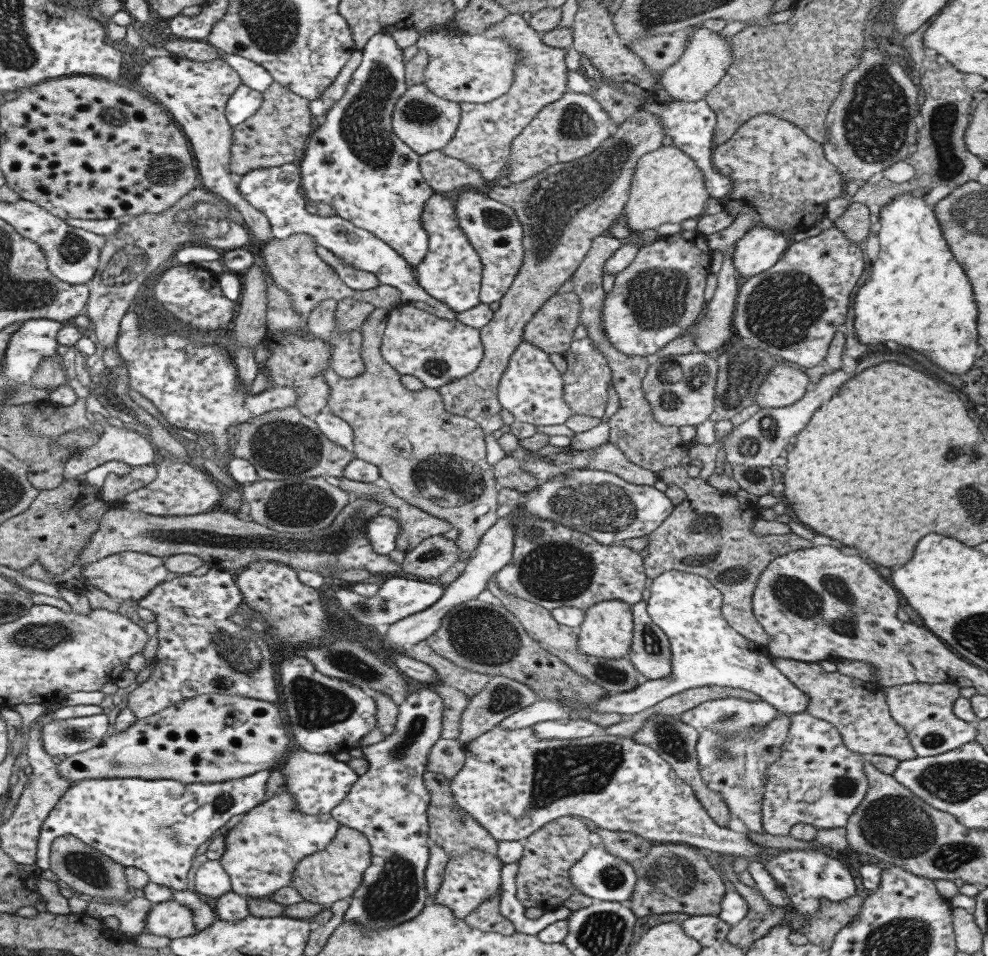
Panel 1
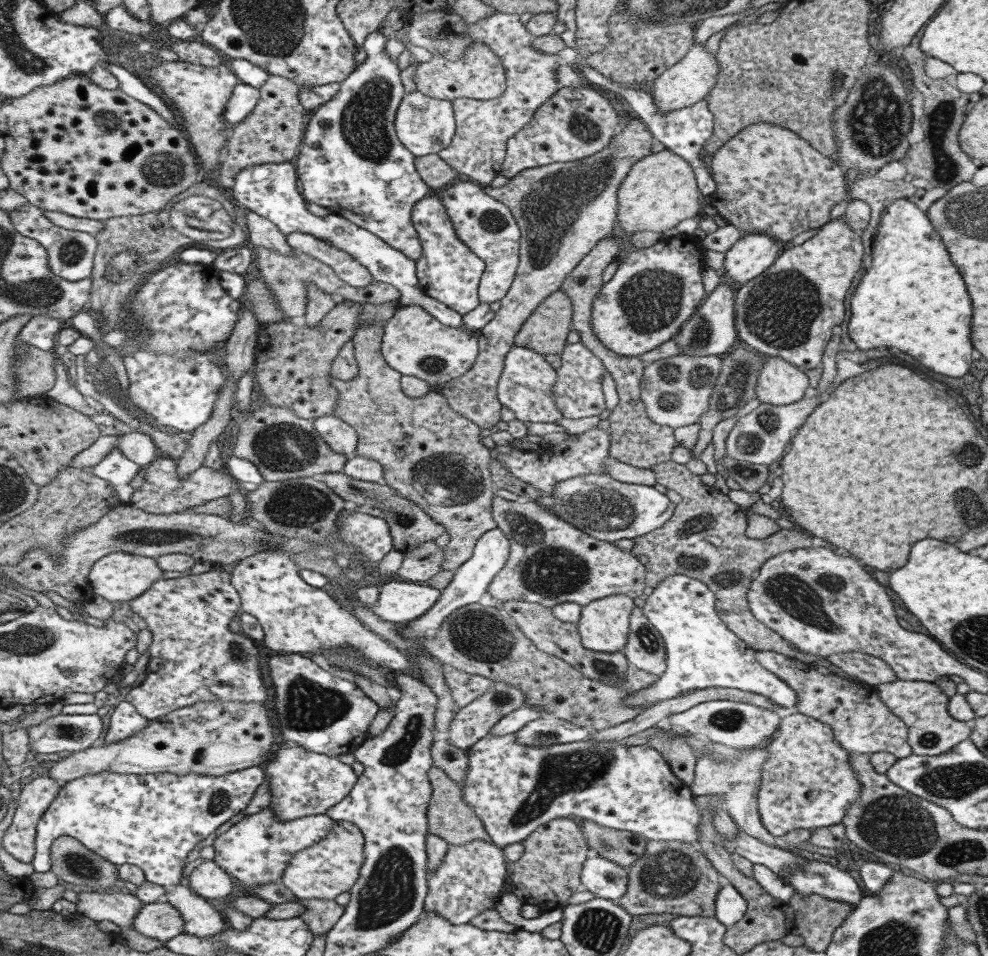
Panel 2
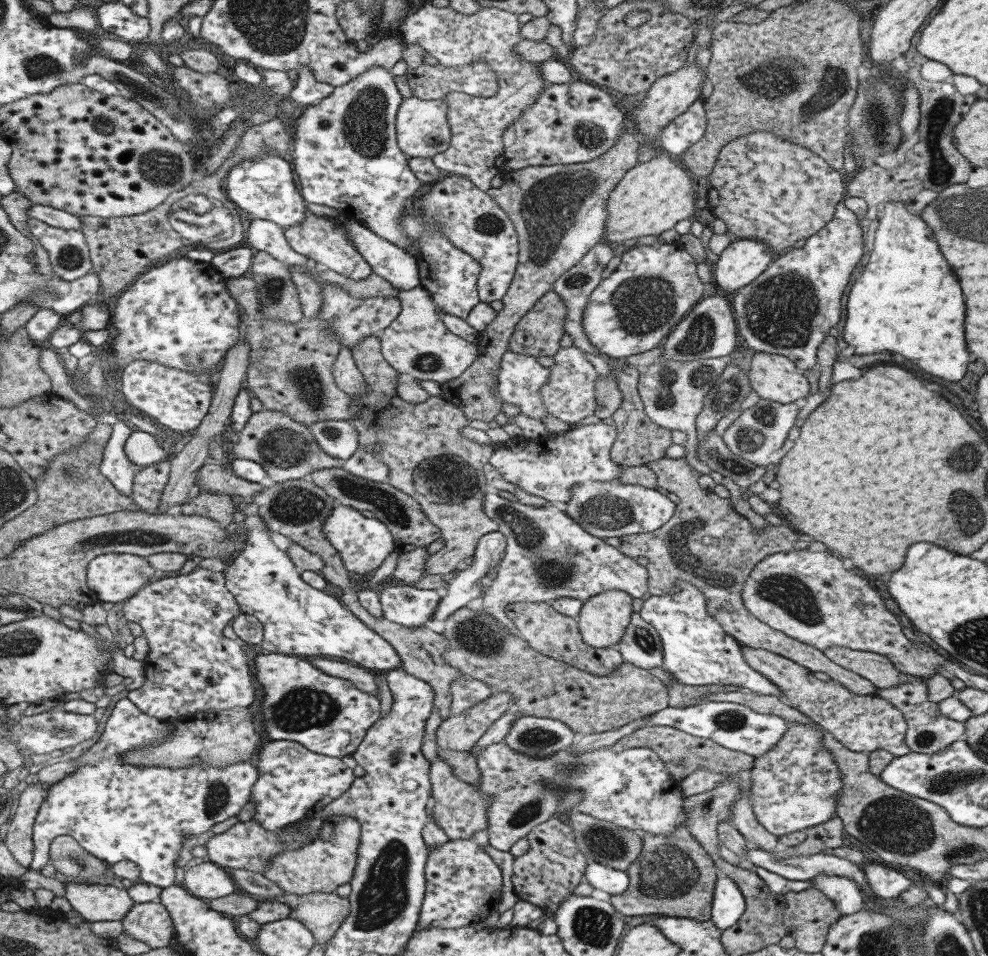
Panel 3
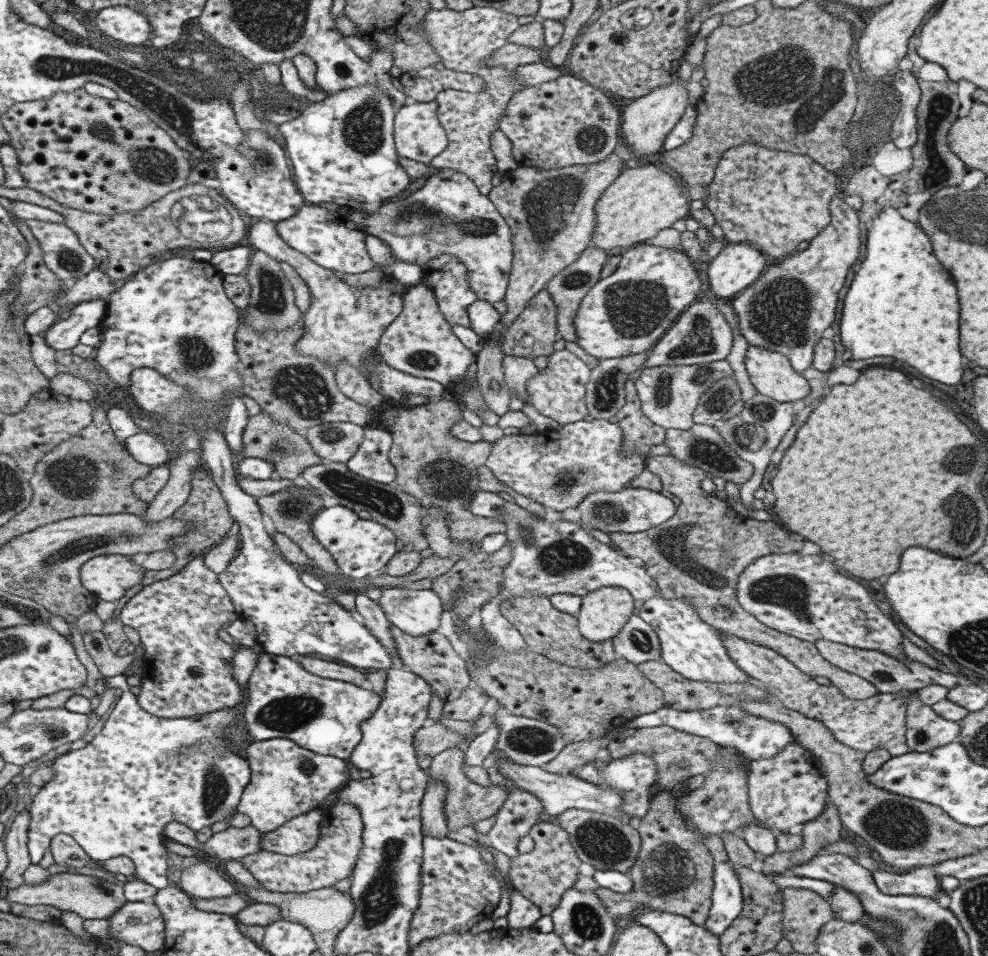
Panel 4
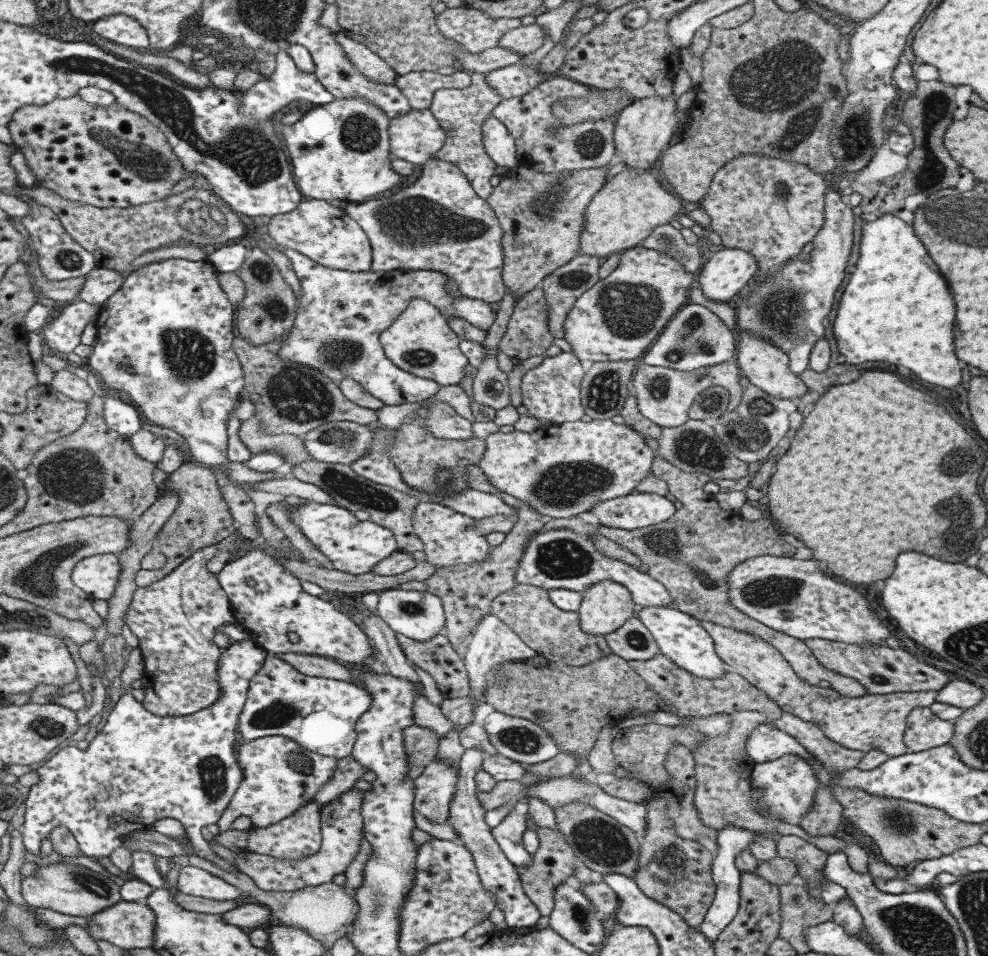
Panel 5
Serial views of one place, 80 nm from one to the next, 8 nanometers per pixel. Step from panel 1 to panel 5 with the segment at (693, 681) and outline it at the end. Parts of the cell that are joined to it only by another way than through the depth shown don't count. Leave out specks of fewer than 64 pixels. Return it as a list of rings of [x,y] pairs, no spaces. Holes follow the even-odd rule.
[[[671,605],[637,608],[637,619],[653,637],[659,653],[666,656],[677,668],[689,672],[695,678],[705,678],[705,680],[721,678],[728,671],[727,665],[715,654],[711,636],[697,619],[677,611]]]

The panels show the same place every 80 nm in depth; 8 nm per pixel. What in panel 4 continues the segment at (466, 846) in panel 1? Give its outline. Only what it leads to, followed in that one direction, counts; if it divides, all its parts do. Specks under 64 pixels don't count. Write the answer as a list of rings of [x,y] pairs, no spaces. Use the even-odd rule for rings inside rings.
[[[447,748],[432,756],[427,769],[429,777],[433,777],[446,786],[443,810],[446,828],[451,831],[456,831],[461,826],[472,826],[477,820],[483,820],[494,815],[508,795],[508,790],[505,787],[491,785],[489,788],[483,788],[481,785],[471,782],[462,773],[462,755],[463,750],[459,750],[459,748]]]

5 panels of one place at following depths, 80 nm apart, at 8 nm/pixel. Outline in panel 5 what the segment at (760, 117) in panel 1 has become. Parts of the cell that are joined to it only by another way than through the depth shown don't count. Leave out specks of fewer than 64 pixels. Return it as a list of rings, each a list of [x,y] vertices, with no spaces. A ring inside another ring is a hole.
[[[739,155],[727,161],[713,175],[708,192],[697,206],[709,216],[709,230],[717,233],[721,239],[720,248],[740,248],[757,261],[753,284],[762,284],[788,263],[797,260],[801,248],[812,242],[815,233],[821,228],[825,192],[829,192],[824,175],[813,172],[809,167],[783,159],[765,157],[765,155]]]

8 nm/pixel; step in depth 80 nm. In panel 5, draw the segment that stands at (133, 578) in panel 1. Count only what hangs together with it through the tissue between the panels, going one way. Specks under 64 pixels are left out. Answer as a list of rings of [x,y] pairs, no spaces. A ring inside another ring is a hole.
[[[101,553],[91,555],[75,563],[70,572],[70,581],[90,596],[90,600],[109,600],[117,584],[118,555]]]

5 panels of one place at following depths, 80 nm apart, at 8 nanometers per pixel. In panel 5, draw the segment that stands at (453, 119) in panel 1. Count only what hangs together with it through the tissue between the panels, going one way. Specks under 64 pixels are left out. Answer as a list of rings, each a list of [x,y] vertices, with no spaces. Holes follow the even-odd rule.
[[[410,108],[387,125],[389,153],[398,160],[421,165],[445,143],[445,132],[428,108]]]

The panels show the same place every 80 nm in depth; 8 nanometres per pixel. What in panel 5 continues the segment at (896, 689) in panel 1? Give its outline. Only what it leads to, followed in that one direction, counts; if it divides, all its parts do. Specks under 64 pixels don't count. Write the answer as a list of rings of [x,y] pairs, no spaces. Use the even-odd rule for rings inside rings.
[[[916,706],[907,715],[902,738],[910,752],[922,752],[947,744],[952,734],[952,721],[937,718],[927,706]]]

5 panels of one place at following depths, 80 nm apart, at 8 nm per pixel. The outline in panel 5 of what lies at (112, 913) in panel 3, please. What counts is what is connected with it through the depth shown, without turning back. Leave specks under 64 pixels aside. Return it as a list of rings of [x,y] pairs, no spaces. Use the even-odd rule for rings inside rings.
[[[71,860],[59,861],[54,865],[37,865],[34,873],[23,877],[20,882],[22,899],[29,906],[49,908],[61,914],[86,918],[121,901],[119,890],[120,887],[115,882],[111,882],[109,878],[74,864]]]

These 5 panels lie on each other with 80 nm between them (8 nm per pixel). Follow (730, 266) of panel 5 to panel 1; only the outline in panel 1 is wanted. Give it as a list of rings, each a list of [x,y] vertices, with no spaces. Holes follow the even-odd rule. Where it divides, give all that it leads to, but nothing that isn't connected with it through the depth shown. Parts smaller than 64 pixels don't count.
[[[752,227],[734,244],[733,269],[741,279],[765,272],[783,256],[790,241],[771,228]]]

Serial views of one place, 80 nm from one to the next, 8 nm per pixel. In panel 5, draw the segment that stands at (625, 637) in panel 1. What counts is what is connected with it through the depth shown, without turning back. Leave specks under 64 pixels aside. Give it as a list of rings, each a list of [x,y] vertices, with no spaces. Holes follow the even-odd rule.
[[[600,580],[590,584],[582,592],[582,600],[576,612],[578,626],[581,632],[585,632],[585,634],[604,637],[620,628],[621,624],[632,617],[633,611],[636,609],[631,601],[630,592],[622,584],[612,580]]]

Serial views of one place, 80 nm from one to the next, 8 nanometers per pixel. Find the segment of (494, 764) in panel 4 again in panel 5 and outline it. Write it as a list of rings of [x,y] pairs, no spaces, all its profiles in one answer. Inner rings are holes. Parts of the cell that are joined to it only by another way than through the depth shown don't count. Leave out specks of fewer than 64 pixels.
[[[519,794],[519,800],[513,805],[513,810],[503,817],[501,822],[490,829],[493,838],[499,845],[501,852],[510,863],[521,868],[528,868],[532,862],[532,853],[523,848],[522,834],[527,830],[527,795]]]

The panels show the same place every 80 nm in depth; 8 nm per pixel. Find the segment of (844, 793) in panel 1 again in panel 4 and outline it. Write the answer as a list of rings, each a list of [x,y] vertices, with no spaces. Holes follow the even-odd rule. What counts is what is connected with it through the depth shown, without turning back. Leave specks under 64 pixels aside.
[[[795,739],[781,753],[777,753],[771,758],[751,760],[747,766],[747,771],[747,794],[751,812],[759,824],[769,828],[771,832],[775,831],[777,834],[781,834],[781,832],[787,832],[787,830],[796,831],[804,822],[816,819],[816,816],[820,815],[823,810],[824,804],[829,801],[827,794],[828,780],[824,768],[820,765],[816,756],[813,756],[813,753],[805,749],[805,746]]]

